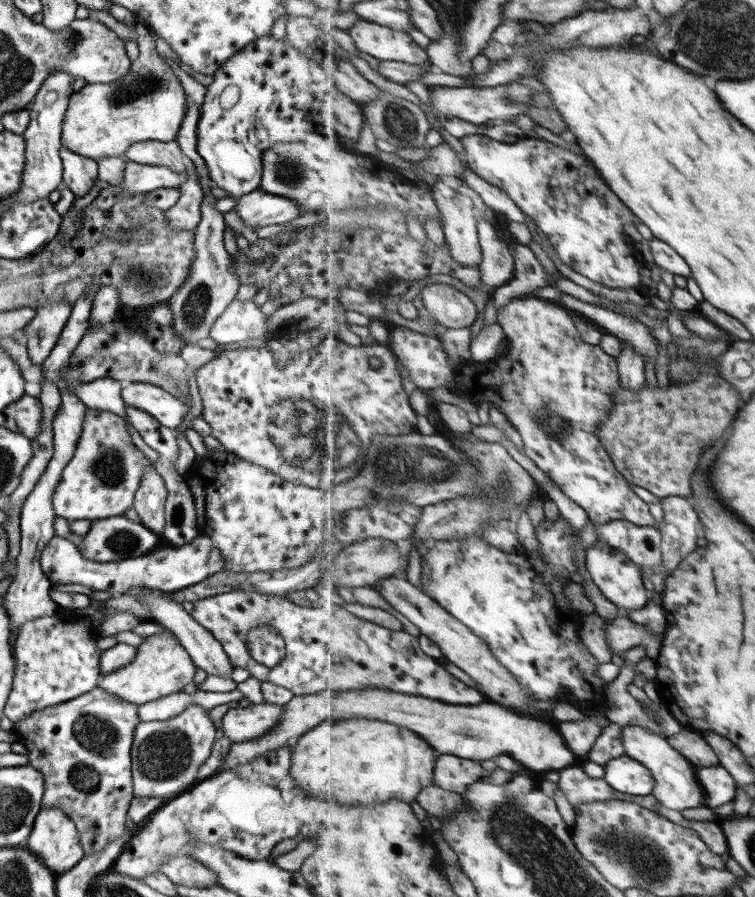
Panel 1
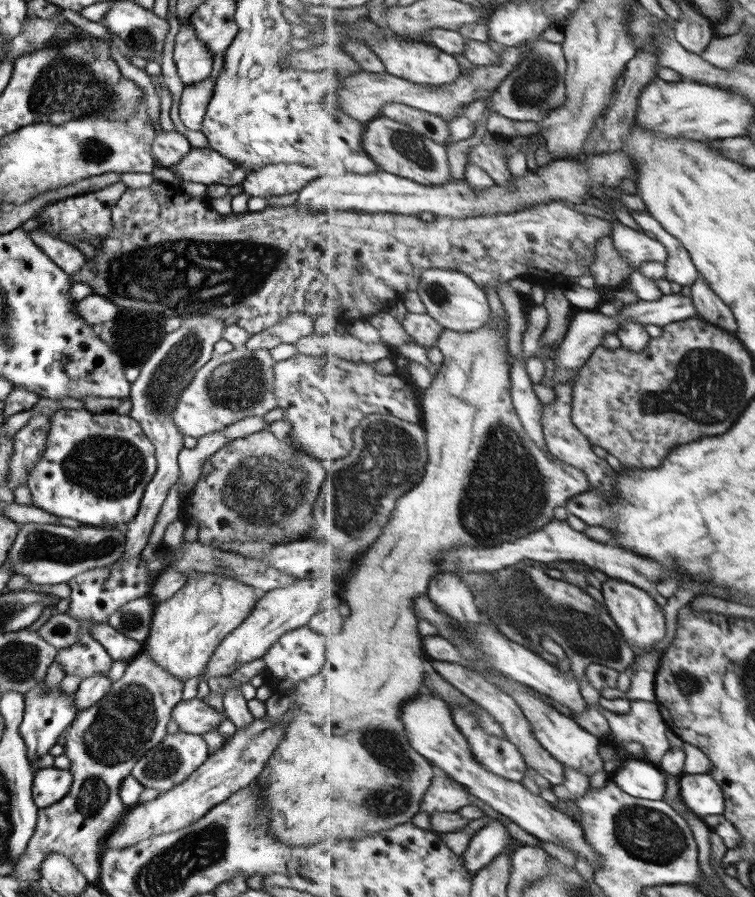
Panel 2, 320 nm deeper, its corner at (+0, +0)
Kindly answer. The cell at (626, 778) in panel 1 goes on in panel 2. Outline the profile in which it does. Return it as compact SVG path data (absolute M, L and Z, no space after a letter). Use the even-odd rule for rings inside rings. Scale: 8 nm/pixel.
M639 758L627 759L610 778L637 798L664 800L667 792L667 778L661 768Z

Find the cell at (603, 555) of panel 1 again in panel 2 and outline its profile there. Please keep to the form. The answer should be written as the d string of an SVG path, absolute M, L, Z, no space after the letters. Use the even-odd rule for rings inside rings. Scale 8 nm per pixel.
M608 576L602 583L604 605L609 610L617 626L623 631L625 641L635 649L653 649L659 641L668 635L668 620L665 610L641 588L627 581L613 579Z

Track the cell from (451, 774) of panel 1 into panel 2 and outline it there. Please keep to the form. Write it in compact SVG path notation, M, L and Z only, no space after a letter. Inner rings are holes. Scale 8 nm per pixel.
M436 774L421 803L421 811L430 816L436 812L455 812L467 805L469 793L463 789L463 784L449 775L441 777L441 774Z

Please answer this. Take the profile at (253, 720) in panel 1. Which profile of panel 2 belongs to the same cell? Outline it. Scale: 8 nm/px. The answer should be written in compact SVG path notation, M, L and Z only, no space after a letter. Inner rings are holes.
M191 698L180 700L172 708L170 718L179 727L179 731L187 734L200 735L213 728L225 720L224 713L213 711L201 699Z

